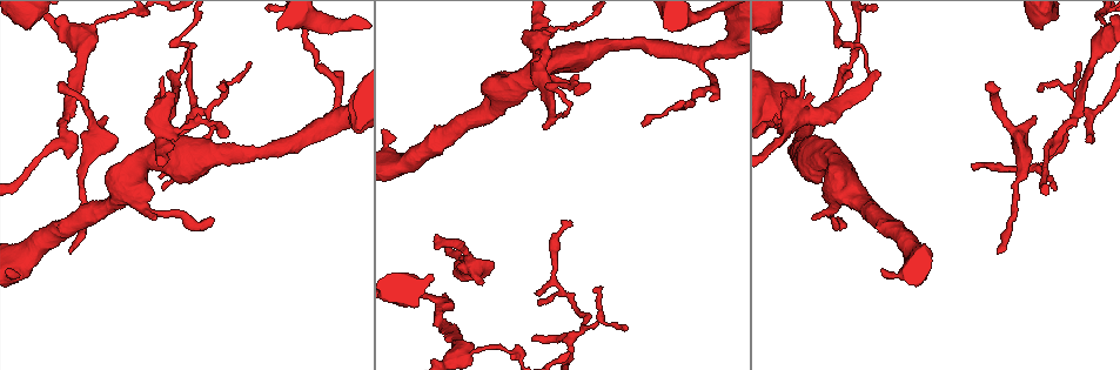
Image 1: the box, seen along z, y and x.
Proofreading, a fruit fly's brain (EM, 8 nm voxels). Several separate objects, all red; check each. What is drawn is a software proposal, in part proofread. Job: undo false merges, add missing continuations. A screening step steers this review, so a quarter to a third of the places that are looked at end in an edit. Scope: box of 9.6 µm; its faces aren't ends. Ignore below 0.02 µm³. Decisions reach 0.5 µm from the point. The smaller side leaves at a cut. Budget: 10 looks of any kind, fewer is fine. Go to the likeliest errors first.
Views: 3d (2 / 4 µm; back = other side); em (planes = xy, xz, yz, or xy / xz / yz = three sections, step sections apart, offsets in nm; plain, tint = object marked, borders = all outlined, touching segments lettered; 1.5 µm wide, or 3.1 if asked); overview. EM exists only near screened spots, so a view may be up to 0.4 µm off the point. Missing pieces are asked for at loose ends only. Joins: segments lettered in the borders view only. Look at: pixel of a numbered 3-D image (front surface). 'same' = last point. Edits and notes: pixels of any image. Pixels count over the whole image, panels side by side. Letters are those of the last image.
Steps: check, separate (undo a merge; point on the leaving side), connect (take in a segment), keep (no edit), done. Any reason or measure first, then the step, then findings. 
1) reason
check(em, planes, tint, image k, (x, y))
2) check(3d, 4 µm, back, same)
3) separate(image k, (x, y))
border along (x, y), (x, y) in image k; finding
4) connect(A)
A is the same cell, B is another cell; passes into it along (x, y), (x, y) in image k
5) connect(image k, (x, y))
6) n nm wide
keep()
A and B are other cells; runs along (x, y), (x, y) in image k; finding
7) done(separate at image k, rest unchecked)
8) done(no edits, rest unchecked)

an open end
check(em, planes, borders, image 1, (60, 84))

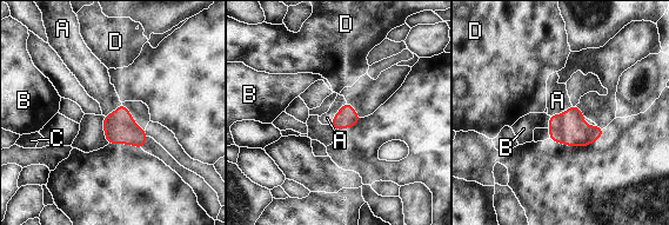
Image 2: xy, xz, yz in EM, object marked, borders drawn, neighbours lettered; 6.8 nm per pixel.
140 nm wide
connect(A)
A is the same cell, B, C and D are other cells; passes into it along (569, 127), (560, 114), (557, 100) in image 2; the neuron continues

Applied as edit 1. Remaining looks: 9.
check(overview)

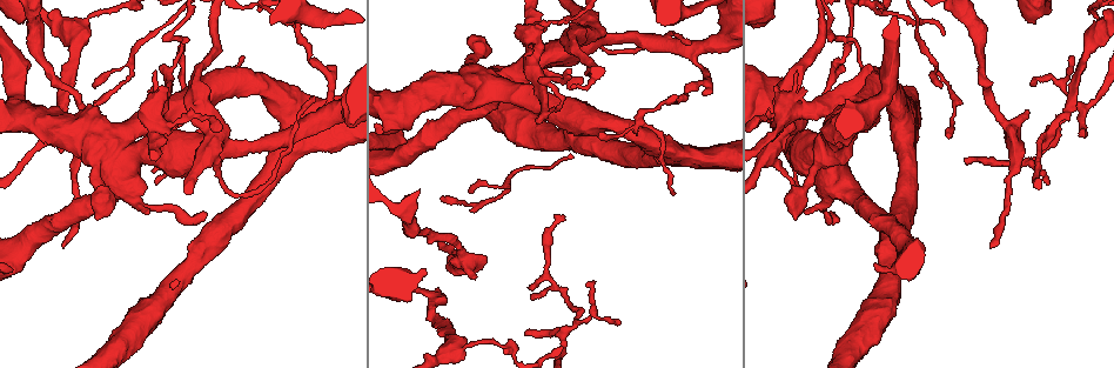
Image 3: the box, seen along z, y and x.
branch stops here
check(3d, 4 µm, image 3, (564, 217))

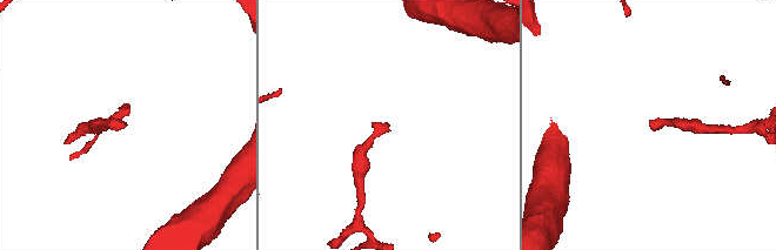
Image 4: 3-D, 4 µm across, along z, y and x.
now the EM
check(em, planes, borders, image 4, (385, 123))

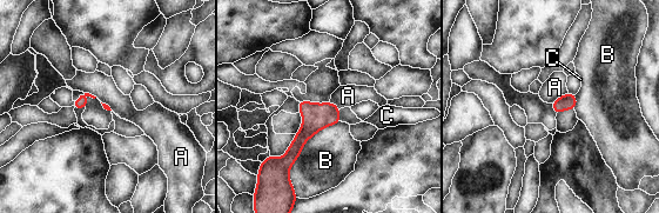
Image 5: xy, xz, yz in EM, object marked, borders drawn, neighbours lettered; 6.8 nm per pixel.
80 nm wide; B touches over 500 nm
keep()
A, B and C are other cells; no lettered segment goes on from it

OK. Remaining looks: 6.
free end
check(3d, 2 µm, back, image 3, (443, 196))

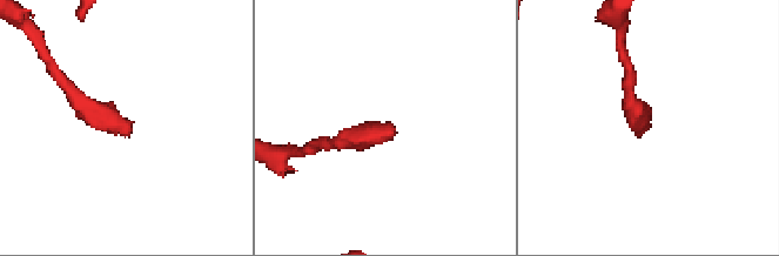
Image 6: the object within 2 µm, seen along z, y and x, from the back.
check(em, planes, borders, image 6, (649, 128))

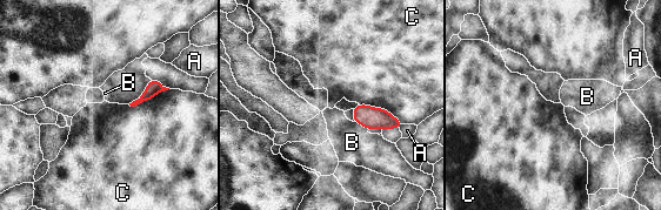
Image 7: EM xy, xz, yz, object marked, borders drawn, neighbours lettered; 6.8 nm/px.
keep()
A, B and C are other cells; border along (359, 103), (385, 108), (404, 123) in image 7; no lettered segment goes on from it

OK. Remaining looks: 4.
thin end
check(em, planes, borders, image 3, (593, 280))

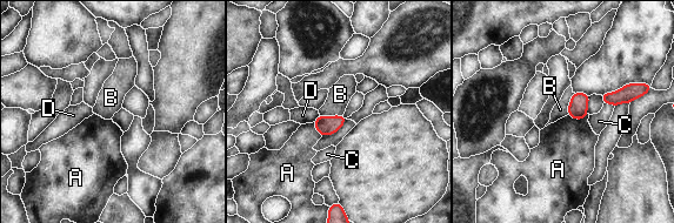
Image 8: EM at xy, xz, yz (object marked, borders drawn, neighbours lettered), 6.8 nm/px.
130 nm wide
keep()
A, B, C and D are other cells; border along (319, 113), (322, 115), (342, 115) in image 8; no lettered segment goes on from it

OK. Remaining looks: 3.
done(connect at image 2, rest unchecked)

